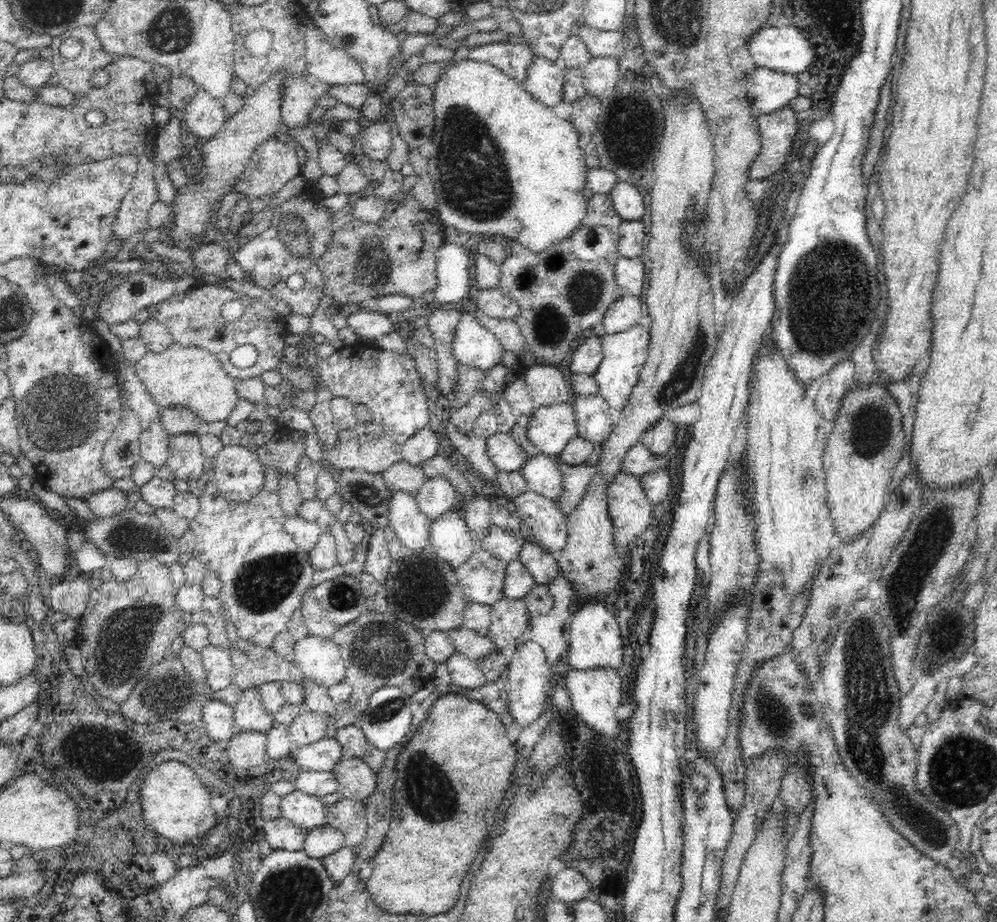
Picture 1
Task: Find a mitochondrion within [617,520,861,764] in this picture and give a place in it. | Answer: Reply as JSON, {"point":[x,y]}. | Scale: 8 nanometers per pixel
{"point":[773,713]}

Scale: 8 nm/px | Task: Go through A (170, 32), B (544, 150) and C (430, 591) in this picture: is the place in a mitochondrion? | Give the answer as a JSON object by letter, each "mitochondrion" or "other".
{"A":"mitochondrion","B":"other","C":"mitochondrion"}

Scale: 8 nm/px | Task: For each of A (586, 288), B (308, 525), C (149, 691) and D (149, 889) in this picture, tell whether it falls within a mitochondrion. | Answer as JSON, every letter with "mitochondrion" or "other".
{"A":"mitochondrion","B":"other","C":"mitochondrion","D":"other"}

